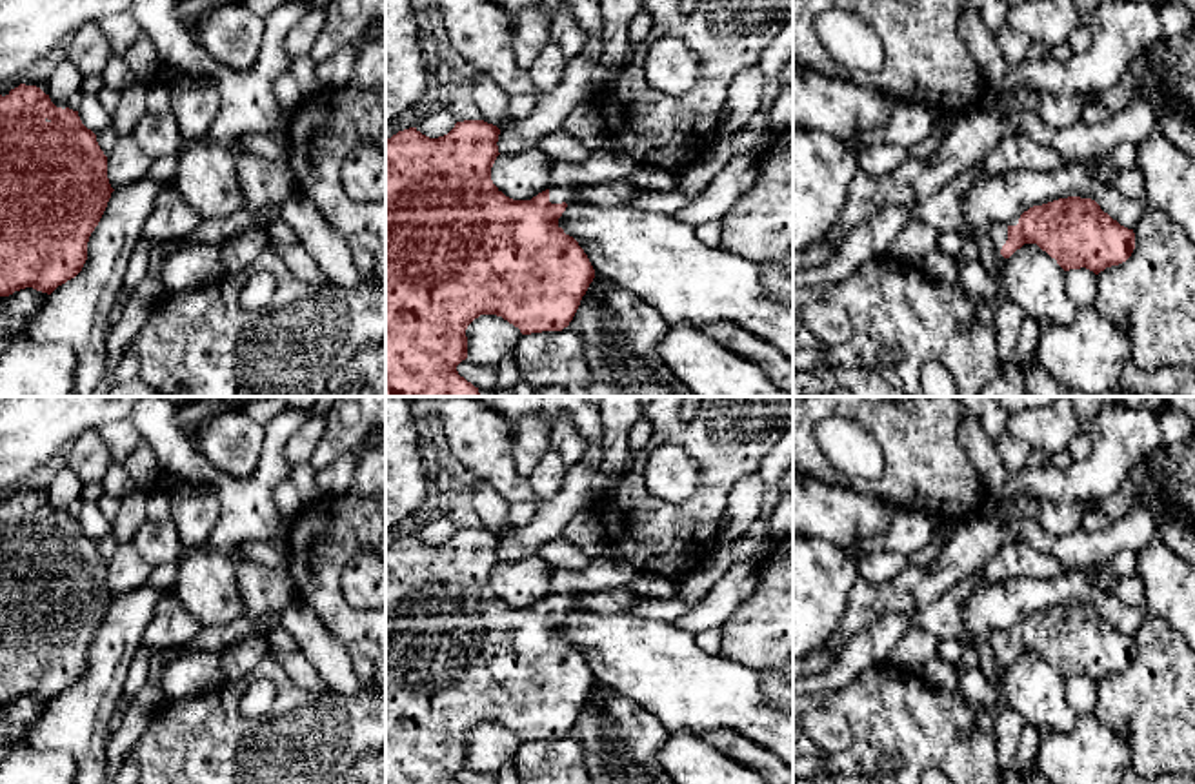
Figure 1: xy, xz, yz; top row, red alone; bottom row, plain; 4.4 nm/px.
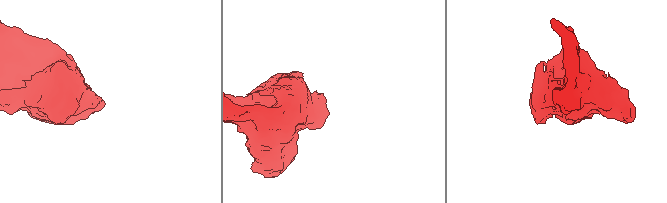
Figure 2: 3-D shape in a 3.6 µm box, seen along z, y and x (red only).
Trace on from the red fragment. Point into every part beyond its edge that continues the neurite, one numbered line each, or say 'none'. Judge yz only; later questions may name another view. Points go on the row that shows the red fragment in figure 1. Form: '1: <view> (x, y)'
1: yz (995, 231)

